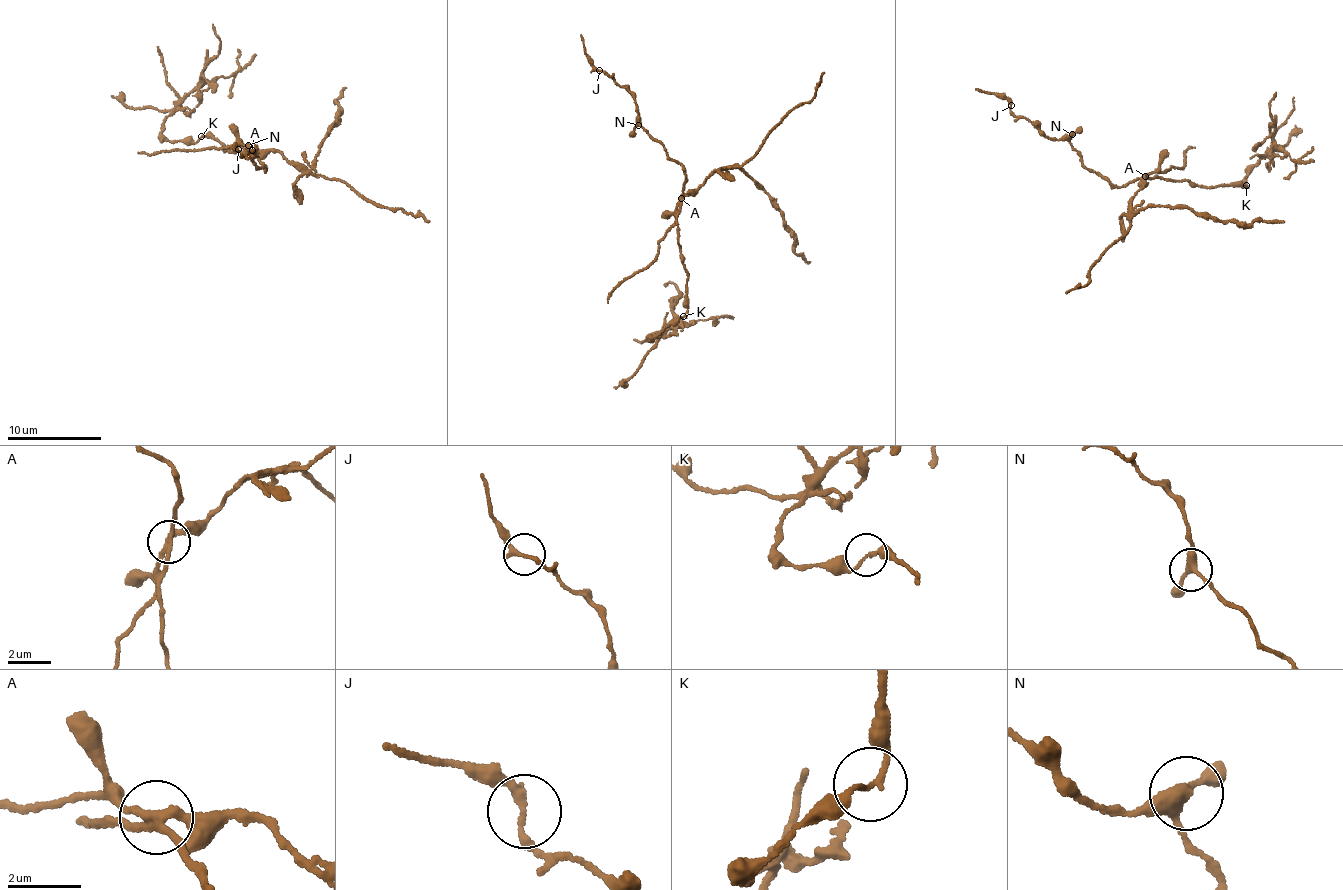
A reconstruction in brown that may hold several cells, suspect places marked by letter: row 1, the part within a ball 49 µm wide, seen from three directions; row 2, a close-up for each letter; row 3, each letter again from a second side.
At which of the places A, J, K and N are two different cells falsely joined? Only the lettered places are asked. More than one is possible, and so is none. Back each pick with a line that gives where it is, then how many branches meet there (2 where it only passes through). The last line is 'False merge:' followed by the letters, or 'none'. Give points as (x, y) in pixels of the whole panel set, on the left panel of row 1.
A: (252, 150) | 4
K: (201, 136) | 2
False merge: A, K

